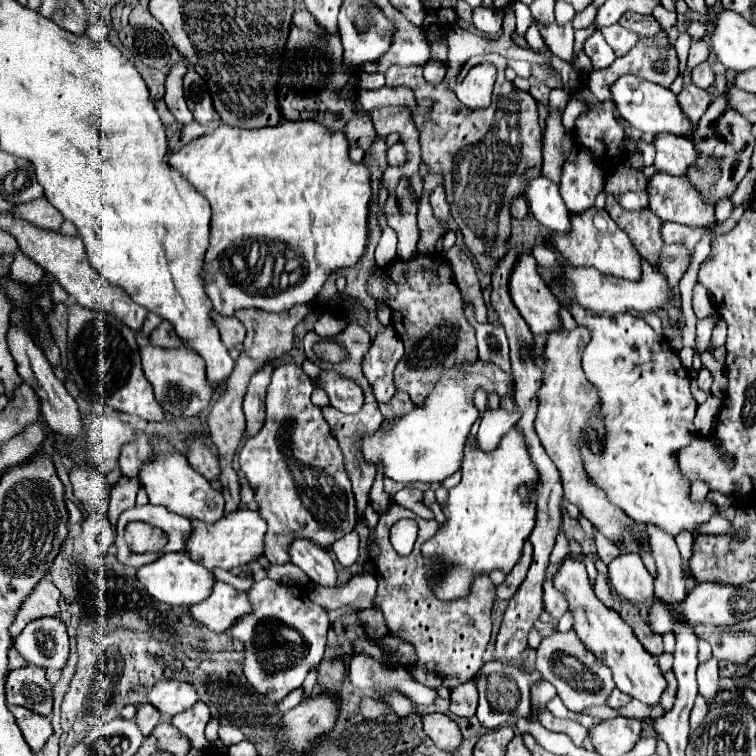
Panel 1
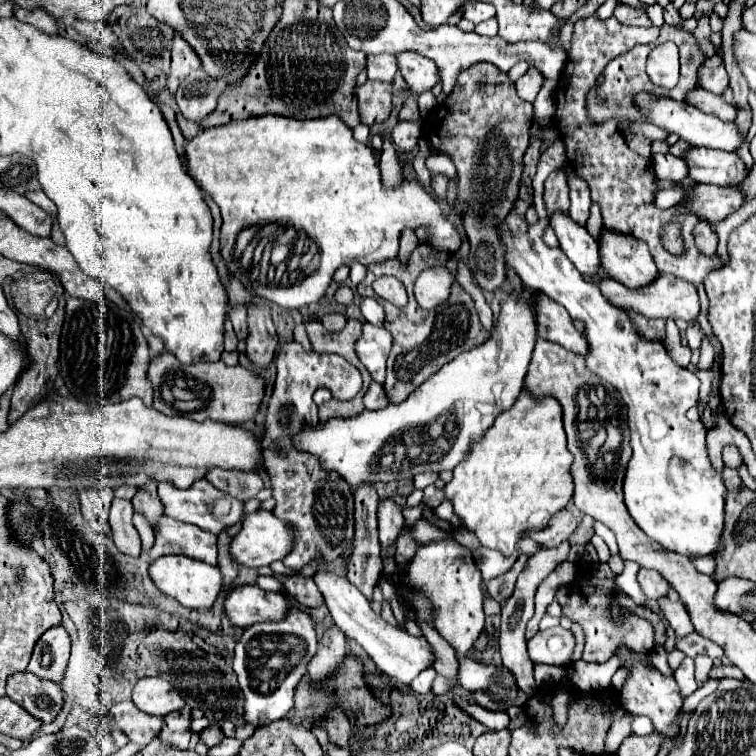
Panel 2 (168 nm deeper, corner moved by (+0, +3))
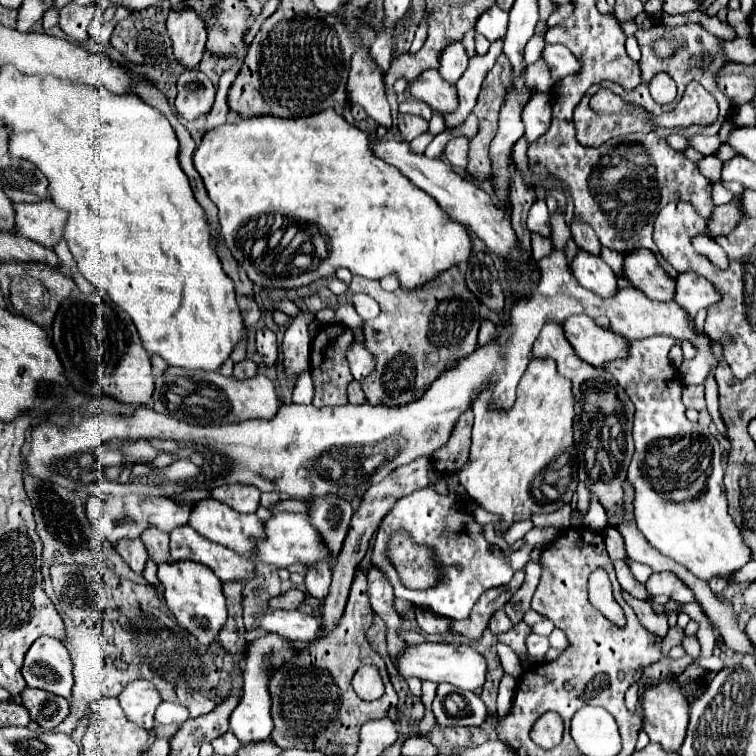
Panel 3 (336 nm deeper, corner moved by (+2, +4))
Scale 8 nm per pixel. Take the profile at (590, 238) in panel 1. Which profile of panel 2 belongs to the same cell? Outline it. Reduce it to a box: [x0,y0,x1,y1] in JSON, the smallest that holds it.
[598,229,658,289]

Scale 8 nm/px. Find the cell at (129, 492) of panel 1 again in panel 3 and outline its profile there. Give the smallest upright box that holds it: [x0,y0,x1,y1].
[116,540,146,572]

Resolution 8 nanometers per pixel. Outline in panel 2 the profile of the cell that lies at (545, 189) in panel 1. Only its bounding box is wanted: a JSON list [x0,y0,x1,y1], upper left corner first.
[550,213,598,275]

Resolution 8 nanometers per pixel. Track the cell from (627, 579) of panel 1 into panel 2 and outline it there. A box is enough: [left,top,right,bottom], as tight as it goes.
[638,569,670,599]

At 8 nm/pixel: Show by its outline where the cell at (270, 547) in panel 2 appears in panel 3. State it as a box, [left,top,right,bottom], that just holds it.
[254,512,330,568]

